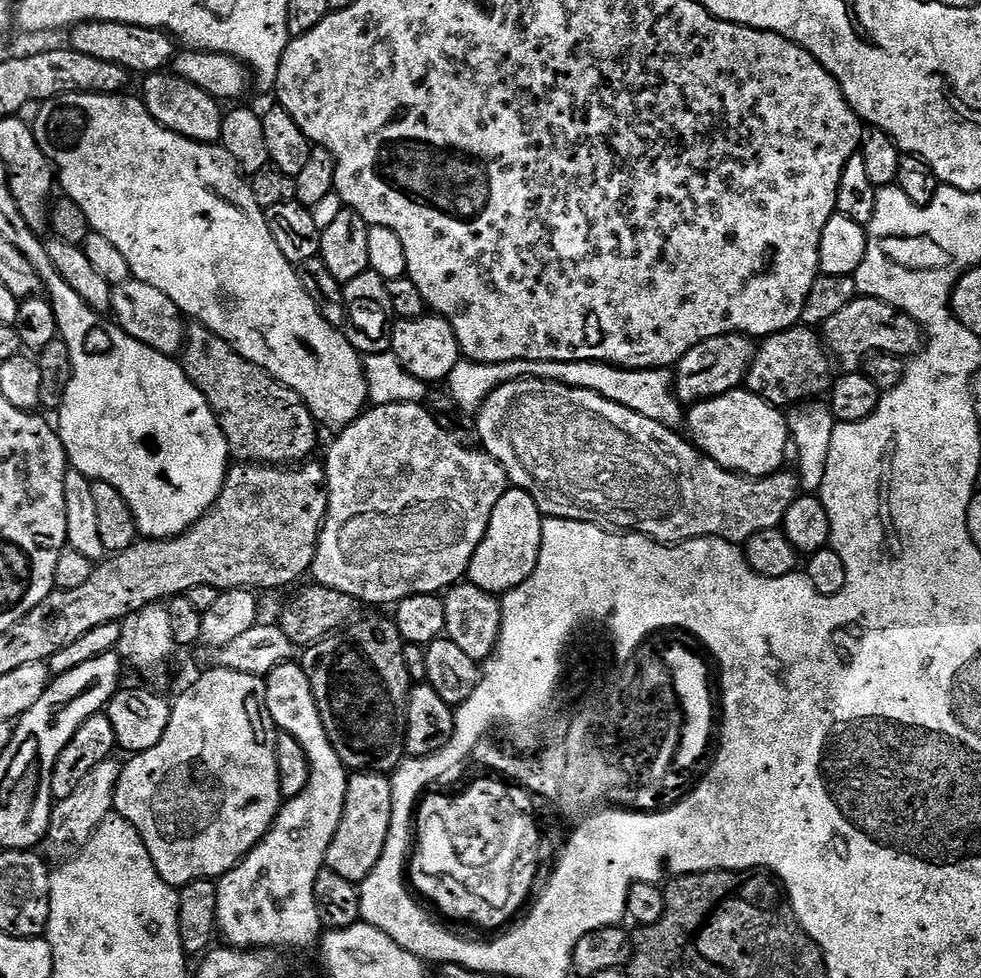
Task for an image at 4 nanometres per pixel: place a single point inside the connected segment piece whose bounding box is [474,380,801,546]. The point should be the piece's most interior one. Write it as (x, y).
(581, 456)

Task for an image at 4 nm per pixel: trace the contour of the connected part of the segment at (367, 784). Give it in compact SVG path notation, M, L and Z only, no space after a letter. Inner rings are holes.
M352 772L348 777L346 806L342 810L342 822L326 850L325 865L334 874L346 878L357 886L364 883L378 866L382 850L386 850L386 838L390 834L390 822L394 810L394 790L391 779L382 772Z

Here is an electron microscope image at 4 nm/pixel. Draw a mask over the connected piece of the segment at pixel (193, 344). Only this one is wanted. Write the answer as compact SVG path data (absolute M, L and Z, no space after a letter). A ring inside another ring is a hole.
M189 323L182 349L182 367L184 373L194 382L194 386L206 398L212 413L220 422L224 437L228 443L231 459L236 462L251 462L269 466L292 466L304 462L316 448L316 428L318 422L304 400L294 390L279 384L269 372L263 372L254 366L242 354L238 354L218 334L214 334L203 324Z

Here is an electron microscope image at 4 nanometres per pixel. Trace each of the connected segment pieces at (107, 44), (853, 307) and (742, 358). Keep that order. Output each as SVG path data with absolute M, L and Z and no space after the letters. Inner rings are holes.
M87 20L85 24L75 25L70 35L72 35L71 47L77 52L90 54L90 58L102 58L102 62L114 62L122 66L129 74L136 74L136 72L151 74L165 71L178 51L177 41L165 29L134 26L126 22Z
M857 295L850 306L845 306L838 314L833 314L822 325L822 339L825 348L838 361L844 372L861 371L862 365L869 356L881 352L901 358L911 358L923 349L926 343L923 328L910 314L899 312L881 300L869 296Z
M731 332L728 336L706 338L674 365L674 396L684 406L701 404L727 392L735 392L748 379L748 367L756 356L757 345L749 337Z

